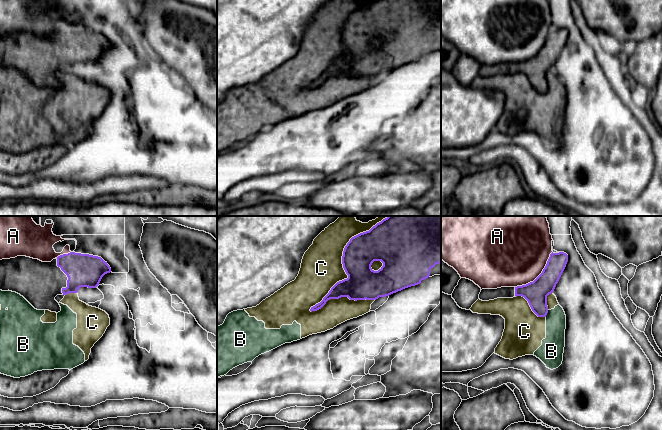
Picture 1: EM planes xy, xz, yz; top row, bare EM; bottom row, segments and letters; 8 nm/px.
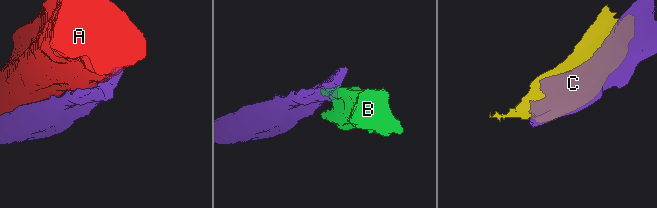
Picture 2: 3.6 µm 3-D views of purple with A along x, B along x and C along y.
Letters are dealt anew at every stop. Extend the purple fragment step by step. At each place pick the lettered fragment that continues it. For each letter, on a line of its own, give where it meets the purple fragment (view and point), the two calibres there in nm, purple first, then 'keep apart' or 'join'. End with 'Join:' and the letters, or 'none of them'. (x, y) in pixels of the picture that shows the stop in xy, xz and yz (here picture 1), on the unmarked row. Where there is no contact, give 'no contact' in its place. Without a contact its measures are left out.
A: contact yz (539, 51); calibres 190 and 500 nm; keep apart
B: contact yz (547, 88); calibres 190 and 160 nm; keep apart
C: contact xz (343, 42); calibres 260 and 340 nm; keep apart
Join: none of them

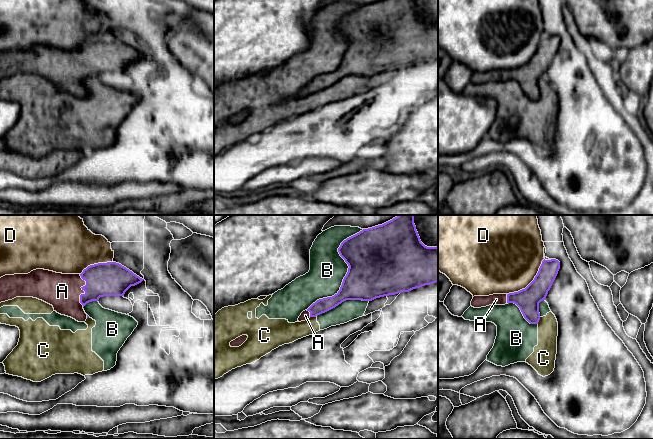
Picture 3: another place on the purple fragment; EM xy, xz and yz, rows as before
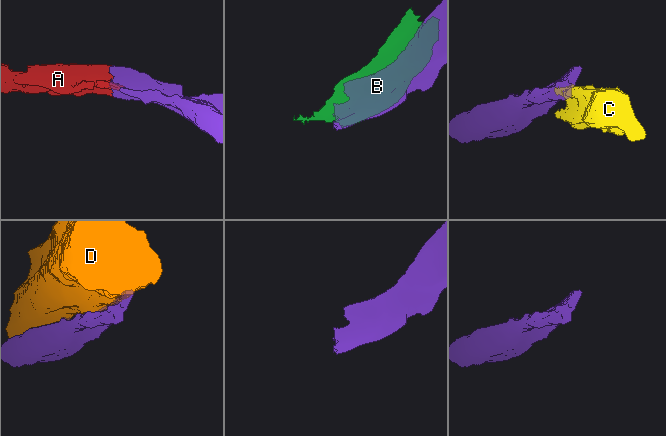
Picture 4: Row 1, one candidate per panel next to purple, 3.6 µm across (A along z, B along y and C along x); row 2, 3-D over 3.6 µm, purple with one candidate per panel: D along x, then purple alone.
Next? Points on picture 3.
A: contact xy (84, 66); calibres 280 and 280 nm; join
B: contact xz (347, 48); calibres 460 and 280 nm; keep apart
C: contact xz (313, 92); calibres 110 and 160 nm; keep apart
D: contact yz (531, 58); calibres 190 and 500 nm; keep apart
Join: A

